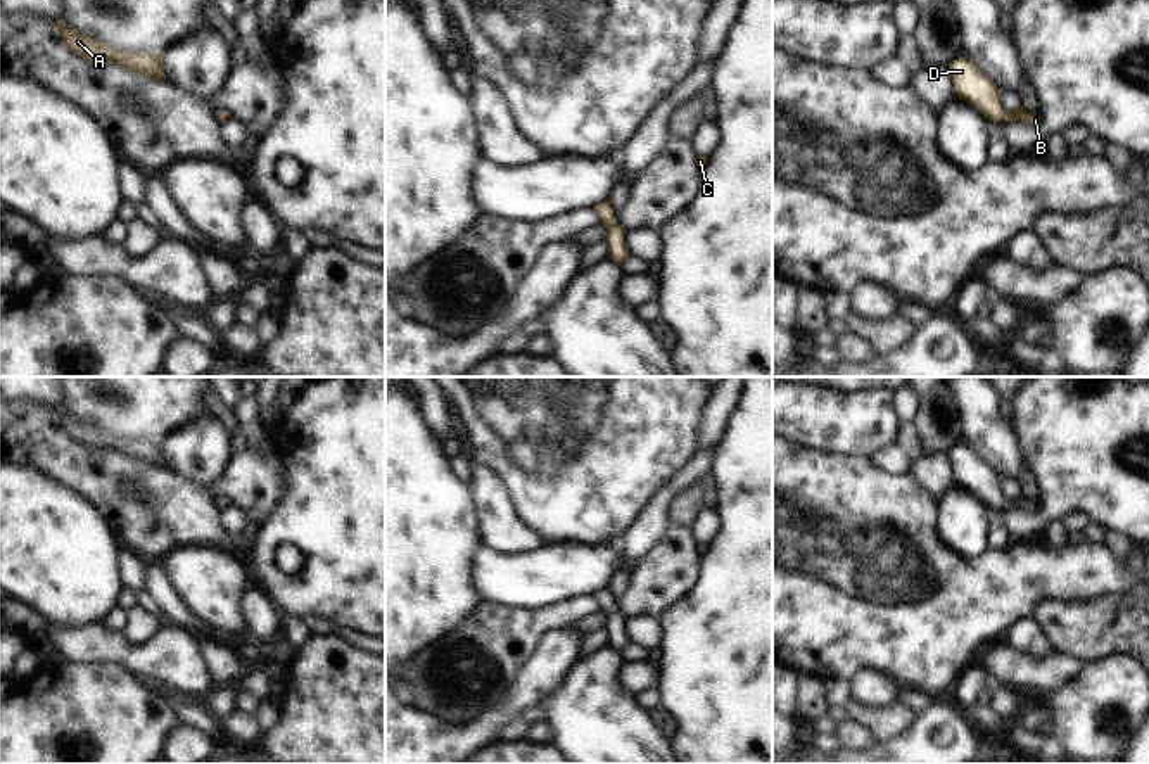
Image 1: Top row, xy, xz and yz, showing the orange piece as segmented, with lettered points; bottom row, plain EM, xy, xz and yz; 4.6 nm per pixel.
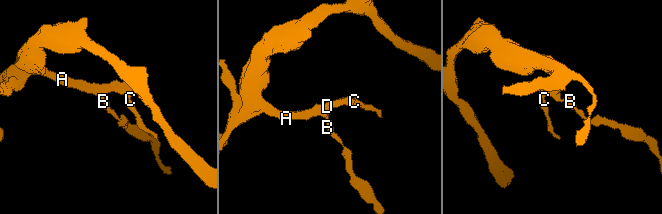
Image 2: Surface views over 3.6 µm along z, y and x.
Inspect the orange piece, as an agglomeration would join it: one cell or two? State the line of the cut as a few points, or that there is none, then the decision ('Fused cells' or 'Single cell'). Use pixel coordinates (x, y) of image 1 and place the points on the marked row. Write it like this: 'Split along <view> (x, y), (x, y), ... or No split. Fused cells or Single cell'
No split. Single cell

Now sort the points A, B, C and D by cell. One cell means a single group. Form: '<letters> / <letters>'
A B C D

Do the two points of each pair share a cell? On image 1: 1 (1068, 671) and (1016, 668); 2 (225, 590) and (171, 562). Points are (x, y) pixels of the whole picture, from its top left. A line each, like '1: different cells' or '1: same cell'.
1: same cell
2: same cell

